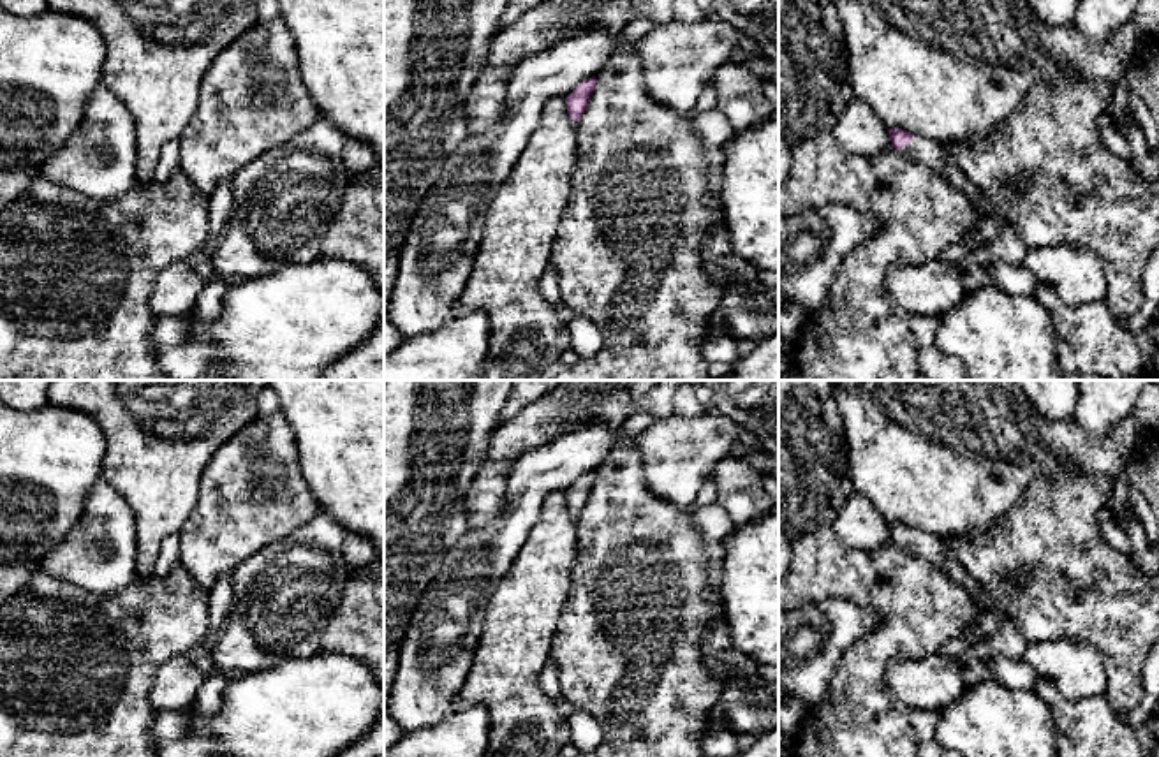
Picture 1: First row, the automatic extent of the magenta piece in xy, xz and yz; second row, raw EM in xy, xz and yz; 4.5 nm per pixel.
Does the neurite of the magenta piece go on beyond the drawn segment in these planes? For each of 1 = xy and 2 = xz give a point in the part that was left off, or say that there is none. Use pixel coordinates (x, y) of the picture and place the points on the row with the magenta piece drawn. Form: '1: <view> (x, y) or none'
1: none
2: none

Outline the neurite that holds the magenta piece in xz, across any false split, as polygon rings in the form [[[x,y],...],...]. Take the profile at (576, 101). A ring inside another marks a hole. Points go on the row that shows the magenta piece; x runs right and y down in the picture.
[[[595,76],[581,81],[567,97],[567,114],[571,116],[572,121],[578,121],[581,114],[585,113],[590,95],[595,90]]]

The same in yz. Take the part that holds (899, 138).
[[[888,129],[888,134],[893,148],[900,150],[911,160],[923,164],[930,173],[946,180],[955,190],[965,194],[988,213],[990,204],[986,197],[948,160],[937,143],[902,129]]]

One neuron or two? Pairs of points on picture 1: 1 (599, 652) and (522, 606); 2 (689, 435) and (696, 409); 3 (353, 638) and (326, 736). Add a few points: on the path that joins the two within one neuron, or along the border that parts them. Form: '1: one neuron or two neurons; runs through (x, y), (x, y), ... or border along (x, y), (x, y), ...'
1: two neurons; border along (571, 588), (552, 639), (550, 655)
2: two neurons; border along (675, 412), (680, 416), (705, 414)
3: two neurons; border along (321, 650), (347, 654), (365, 664)

